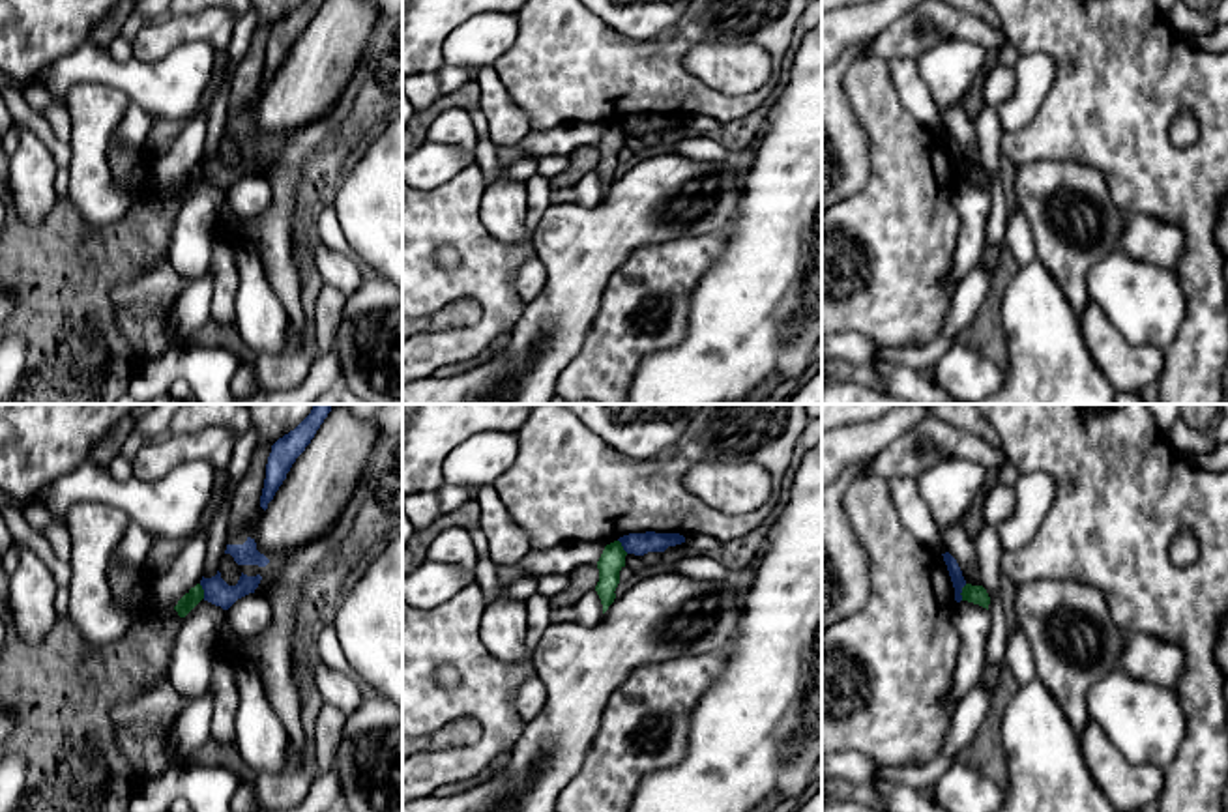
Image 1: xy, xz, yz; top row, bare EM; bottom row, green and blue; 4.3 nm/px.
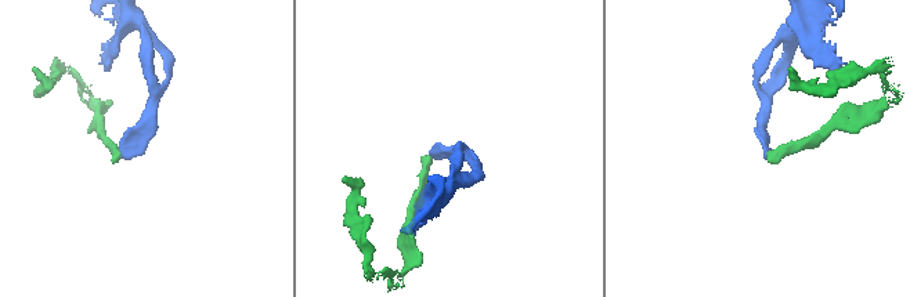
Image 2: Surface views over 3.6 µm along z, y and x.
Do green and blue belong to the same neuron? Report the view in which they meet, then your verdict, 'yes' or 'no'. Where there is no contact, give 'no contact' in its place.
contact in yz; no

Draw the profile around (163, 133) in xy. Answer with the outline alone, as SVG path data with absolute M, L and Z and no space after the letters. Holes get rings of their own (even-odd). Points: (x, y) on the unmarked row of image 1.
M157 120L142 146L148 157L159 157L167 153L178 135L183 131L183 122Z

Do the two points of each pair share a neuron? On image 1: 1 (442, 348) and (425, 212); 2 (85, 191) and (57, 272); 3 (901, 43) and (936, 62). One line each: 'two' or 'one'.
1: one
2: two
3: two

